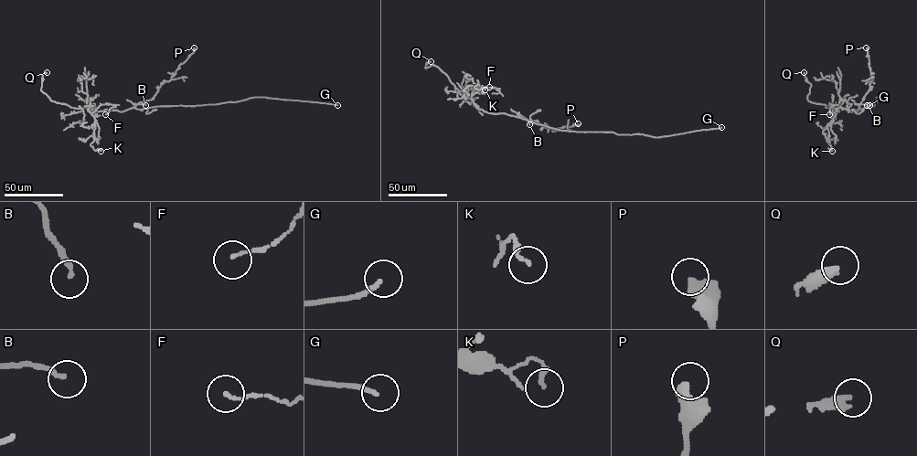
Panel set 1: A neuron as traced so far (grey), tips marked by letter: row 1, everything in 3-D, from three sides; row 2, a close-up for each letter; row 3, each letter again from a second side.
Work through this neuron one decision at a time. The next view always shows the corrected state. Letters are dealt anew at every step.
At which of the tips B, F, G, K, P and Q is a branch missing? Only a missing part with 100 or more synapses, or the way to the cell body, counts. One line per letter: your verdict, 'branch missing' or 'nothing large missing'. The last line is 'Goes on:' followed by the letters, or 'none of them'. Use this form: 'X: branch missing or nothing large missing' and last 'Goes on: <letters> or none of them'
B: nothing large missing
F: nothing large missing
G: branch missing
K: nothing large missing
P: nothing large missing
Q: branch missing
Goes on: G, Q

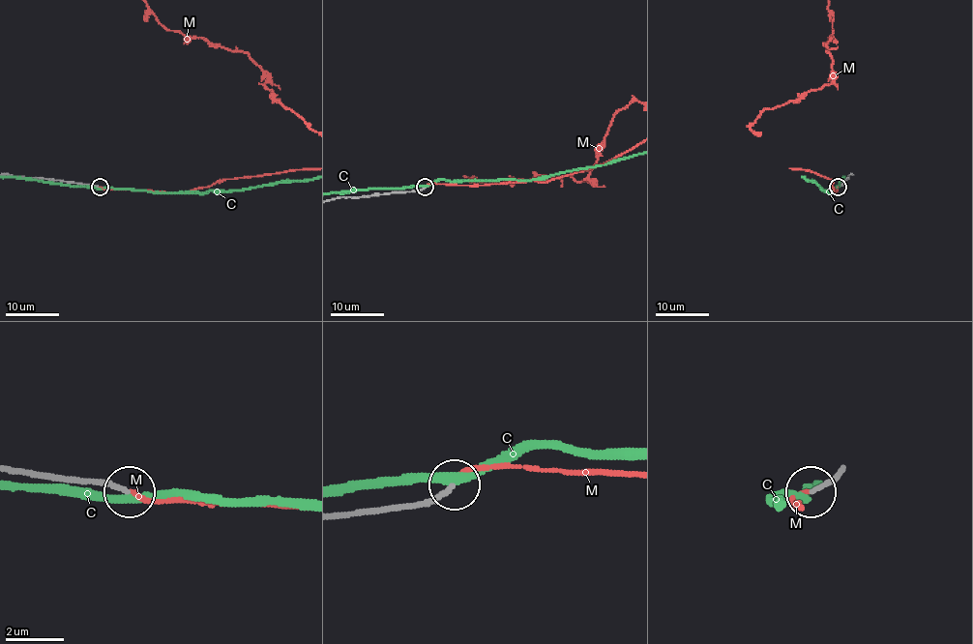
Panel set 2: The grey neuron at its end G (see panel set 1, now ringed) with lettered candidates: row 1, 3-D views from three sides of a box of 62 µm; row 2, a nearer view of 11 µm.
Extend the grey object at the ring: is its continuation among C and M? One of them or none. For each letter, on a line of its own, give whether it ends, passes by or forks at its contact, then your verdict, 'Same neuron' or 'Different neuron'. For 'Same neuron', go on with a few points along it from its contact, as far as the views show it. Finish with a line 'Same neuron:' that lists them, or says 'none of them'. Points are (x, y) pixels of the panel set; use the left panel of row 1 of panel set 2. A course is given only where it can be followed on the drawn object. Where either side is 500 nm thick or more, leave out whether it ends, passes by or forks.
C: It passes by. Different neuron
M: It ends there. Same neuron
Same neuron: M

